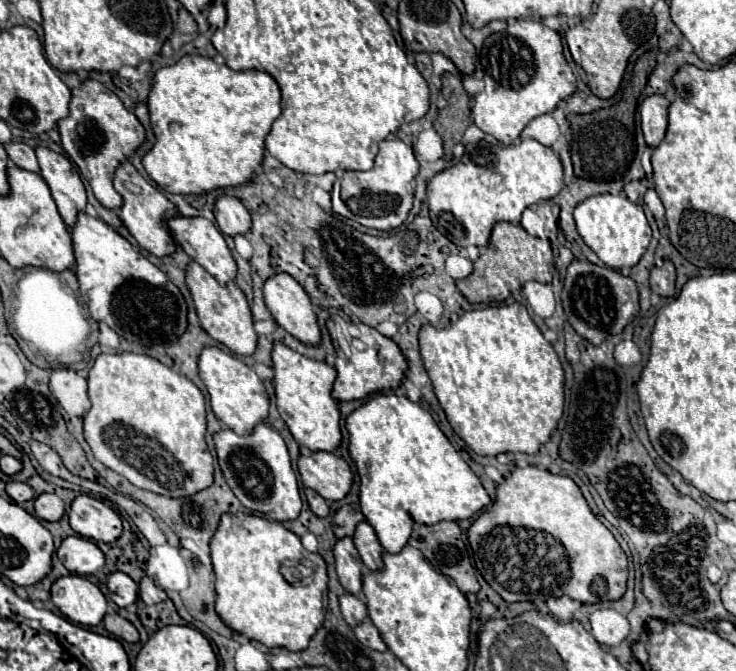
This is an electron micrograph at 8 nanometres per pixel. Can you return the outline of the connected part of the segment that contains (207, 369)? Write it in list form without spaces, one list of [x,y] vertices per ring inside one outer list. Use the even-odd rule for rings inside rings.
[[[204,347],[198,355],[198,373],[210,395],[214,415],[236,435],[252,433],[254,425],[268,417],[268,395],[258,375],[238,357],[218,347]]]

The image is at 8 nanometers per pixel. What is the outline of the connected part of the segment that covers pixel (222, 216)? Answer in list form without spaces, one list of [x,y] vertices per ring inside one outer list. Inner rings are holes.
[[[222,195],[214,201],[214,217],[216,217],[218,229],[230,237],[238,233],[244,235],[252,225],[248,209],[240,203],[240,199],[230,195]]]

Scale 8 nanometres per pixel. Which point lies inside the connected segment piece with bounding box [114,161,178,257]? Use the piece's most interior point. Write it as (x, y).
(144, 211)

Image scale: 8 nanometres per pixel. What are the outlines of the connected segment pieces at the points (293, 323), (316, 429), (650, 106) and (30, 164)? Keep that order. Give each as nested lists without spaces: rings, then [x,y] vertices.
[[[276,273],[264,283],[264,303],[274,321],[306,345],[320,343],[320,329],[312,301],[304,287],[288,273]]]
[[[274,341],[272,363],[276,407],[296,443],[308,447],[310,451],[334,451],[342,441],[340,411],[336,399],[332,397],[336,369],[324,361],[314,361],[292,351],[282,341]]]
[[[650,95],[640,105],[640,125],[648,147],[656,147],[664,135],[668,125],[668,101],[662,95]]]
[[[8,141],[4,143],[4,151],[8,153],[8,157],[22,169],[26,171],[34,171],[38,173],[40,167],[38,167],[38,161],[36,161],[36,153],[32,147],[24,145],[24,143],[18,143],[18,141]]]

